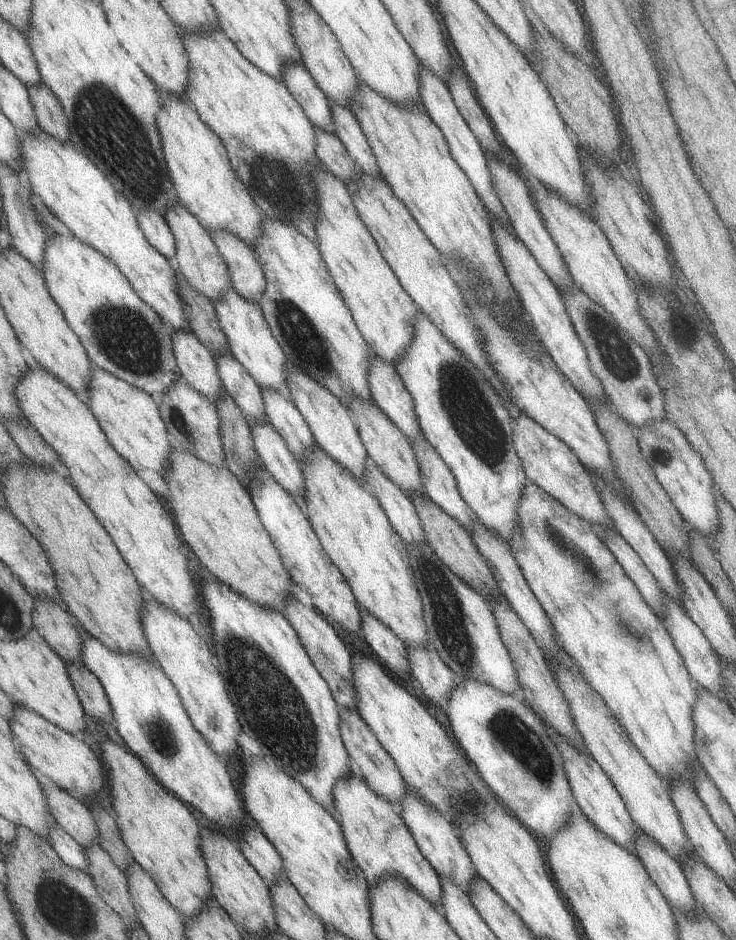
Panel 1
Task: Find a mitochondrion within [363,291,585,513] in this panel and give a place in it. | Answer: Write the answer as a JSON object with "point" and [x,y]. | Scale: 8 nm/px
{"point":[466,402]}

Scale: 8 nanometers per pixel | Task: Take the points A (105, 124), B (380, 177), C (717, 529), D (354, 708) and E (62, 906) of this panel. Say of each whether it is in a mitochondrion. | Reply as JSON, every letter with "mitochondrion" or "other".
{"A":"mitochondrion","B":"other","C":"other","D":"other","E":"mitochondrion"}

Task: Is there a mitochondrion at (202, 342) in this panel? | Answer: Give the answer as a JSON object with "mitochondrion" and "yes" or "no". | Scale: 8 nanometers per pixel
{"mitochondrion":"no"}

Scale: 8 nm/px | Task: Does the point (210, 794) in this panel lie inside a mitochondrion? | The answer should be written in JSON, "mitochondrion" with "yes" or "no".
{"mitochondrion":"no"}

